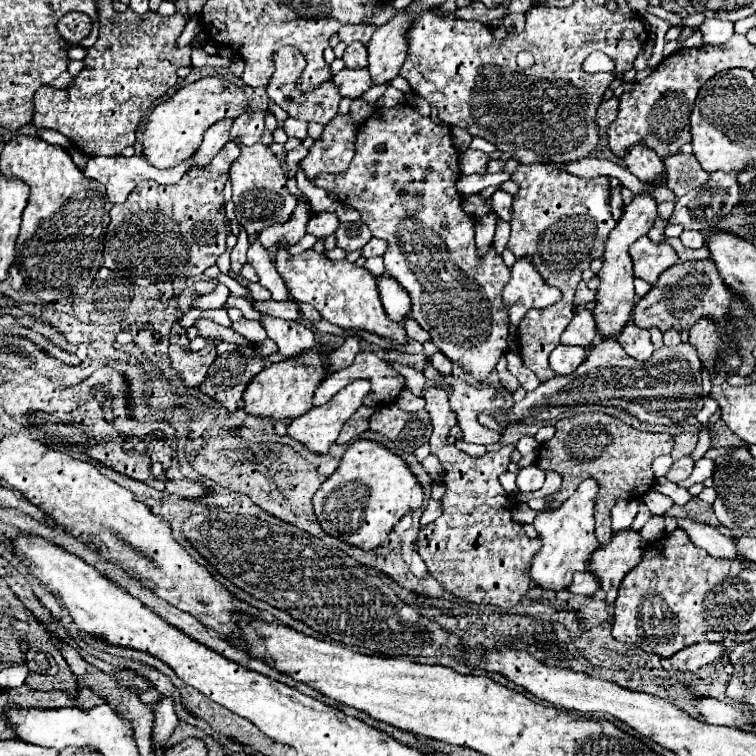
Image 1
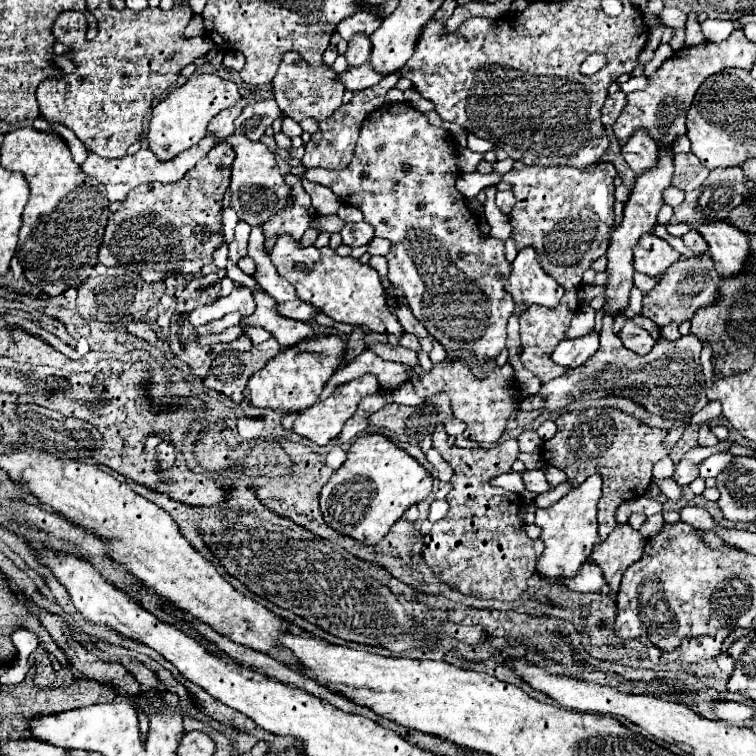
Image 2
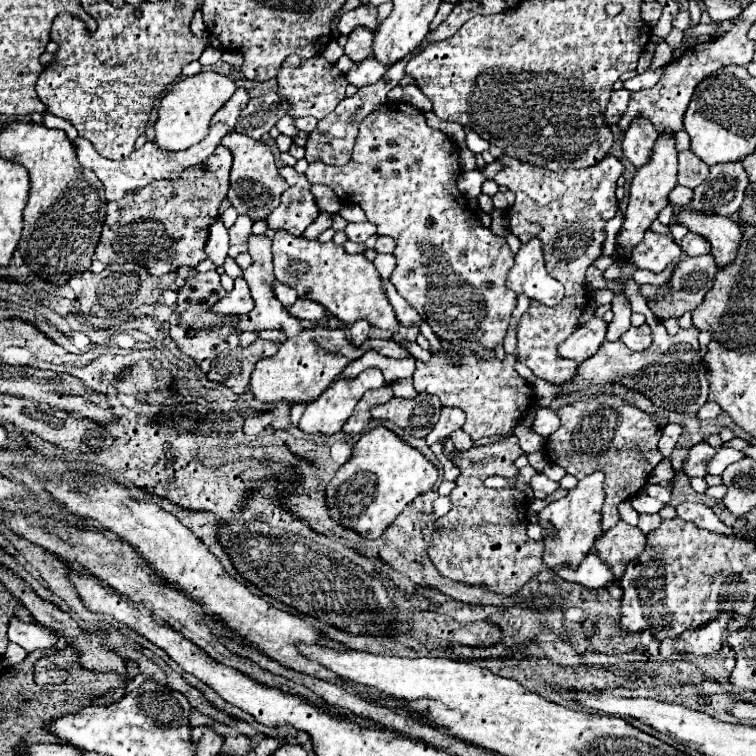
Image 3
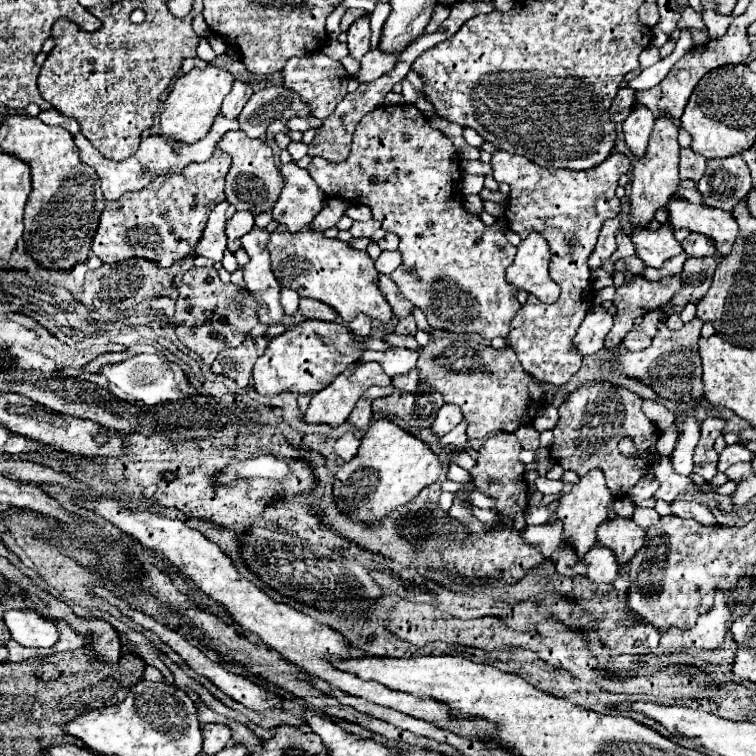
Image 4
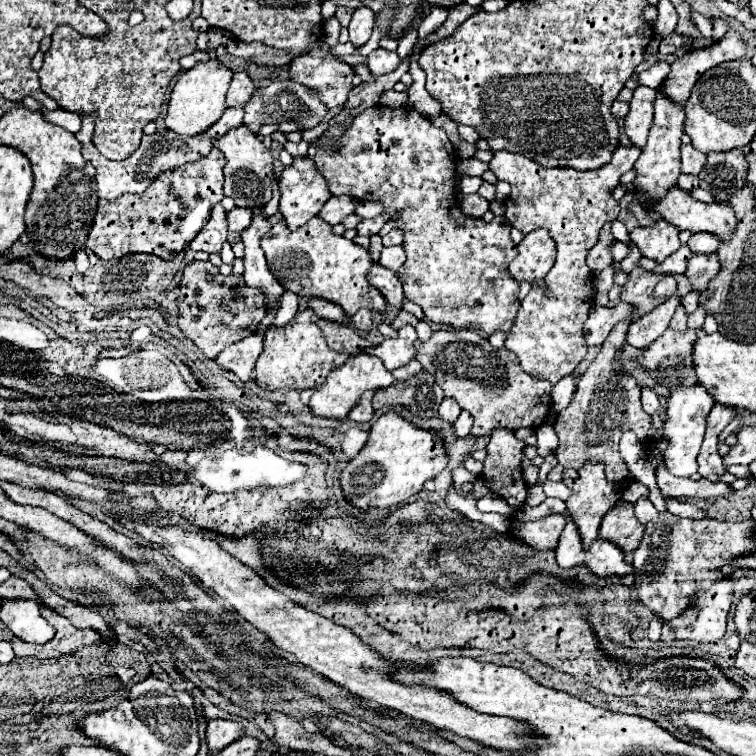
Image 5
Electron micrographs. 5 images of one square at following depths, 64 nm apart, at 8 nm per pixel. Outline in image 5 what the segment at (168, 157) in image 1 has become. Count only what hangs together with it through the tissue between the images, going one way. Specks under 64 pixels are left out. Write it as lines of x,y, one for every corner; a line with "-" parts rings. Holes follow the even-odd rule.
216,58
208,62
198,62
194,68
186,70
170,96
168,102
168,114
166,114
166,128
174,130
176,134
194,136
204,132
208,126
212,126
226,110
226,92
232,80
232,70
220,64

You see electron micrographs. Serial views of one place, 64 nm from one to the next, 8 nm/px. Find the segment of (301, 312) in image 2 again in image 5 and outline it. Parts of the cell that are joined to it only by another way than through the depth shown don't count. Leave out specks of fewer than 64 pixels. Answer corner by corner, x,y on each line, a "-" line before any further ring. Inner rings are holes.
308,298
304,304
310,306
310,308
314,308
314,312
316,312
318,316
324,316
324,318
328,318
328,320
342,322
342,324
348,322
348,316
344,314
344,310
342,310
338,304
330,302
330,300
324,300
324,298

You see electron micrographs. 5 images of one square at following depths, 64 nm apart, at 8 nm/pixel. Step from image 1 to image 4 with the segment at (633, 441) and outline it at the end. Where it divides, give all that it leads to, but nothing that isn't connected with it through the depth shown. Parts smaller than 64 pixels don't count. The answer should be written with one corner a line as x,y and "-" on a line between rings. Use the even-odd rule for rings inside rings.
602,380
582,384
568,396
564,406
558,408
560,420
554,428
554,444
550,456
564,470
574,470
578,476
592,468
602,468
606,484
614,492
614,496
616,498
626,496
624,492
628,492
642,478
642,474
640,470
634,468
634,460
620,454
618,442
624,436
632,436
636,452
644,462
652,464
658,458
656,452
658,428
644,416
640,406
642,406
640,396
628,388
614,386

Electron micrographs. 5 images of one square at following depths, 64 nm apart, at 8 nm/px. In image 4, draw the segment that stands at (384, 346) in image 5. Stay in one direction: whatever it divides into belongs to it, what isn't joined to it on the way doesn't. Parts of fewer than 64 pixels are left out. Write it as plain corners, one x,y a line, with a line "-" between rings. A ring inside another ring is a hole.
390,346
384,352
366,350
360,360
362,362
376,360
376,362
382,364
382,368
384,368
384,372
388,376
396,376
396,374
406,374
406,372
410,372
416,366
418,352
414,352
410,348
404,348
404,346

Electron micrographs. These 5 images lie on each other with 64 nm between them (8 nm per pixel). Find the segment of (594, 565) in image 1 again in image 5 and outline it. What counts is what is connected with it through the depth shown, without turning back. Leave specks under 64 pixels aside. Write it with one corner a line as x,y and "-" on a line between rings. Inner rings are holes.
618,500
614,508
604,516
600,526
600,538
618,544
626,554
634,552
642,540
646,526
634,516
634,504

